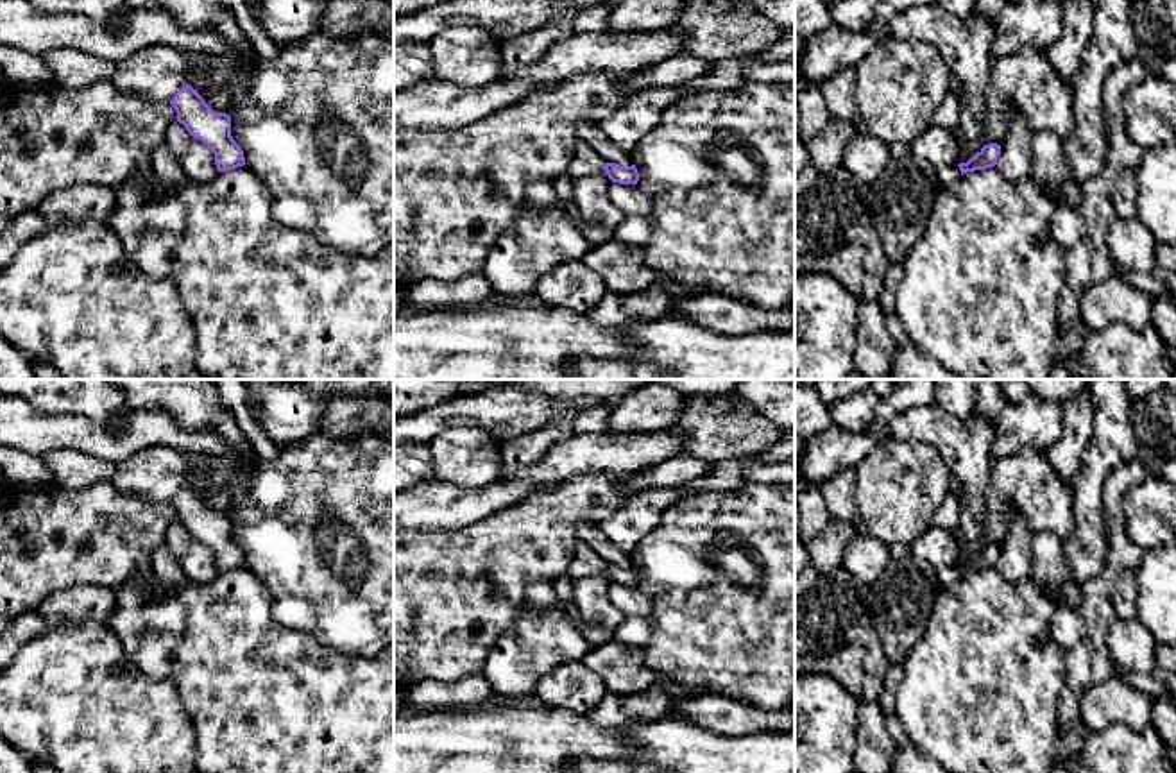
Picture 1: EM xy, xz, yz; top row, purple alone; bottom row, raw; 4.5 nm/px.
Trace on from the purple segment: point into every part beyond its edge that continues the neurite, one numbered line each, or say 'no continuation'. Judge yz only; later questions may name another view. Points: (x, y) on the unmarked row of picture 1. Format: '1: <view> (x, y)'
1: yz (947, 575)

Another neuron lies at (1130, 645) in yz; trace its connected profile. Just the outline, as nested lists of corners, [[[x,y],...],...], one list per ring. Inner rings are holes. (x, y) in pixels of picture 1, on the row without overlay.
[[[1117,617],[1108,630],[1106,646],[1108,657],[1117,667],[1137,673],[1158,669],[1155,660],[1158,642],[1138,617]]]

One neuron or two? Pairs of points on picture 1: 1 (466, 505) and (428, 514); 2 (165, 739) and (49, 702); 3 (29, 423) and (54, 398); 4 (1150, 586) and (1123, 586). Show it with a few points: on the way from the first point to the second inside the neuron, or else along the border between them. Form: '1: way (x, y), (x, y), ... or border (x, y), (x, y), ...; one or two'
1: way (457, 509), (437, 510); one
2: way (136, 739), (119, 739), (77, 702); one
3: border (18, 398), (45, 412), (77, 414), (81, 417); two
4: border (1133, 569), (1135, 612), (1139, 616); two

